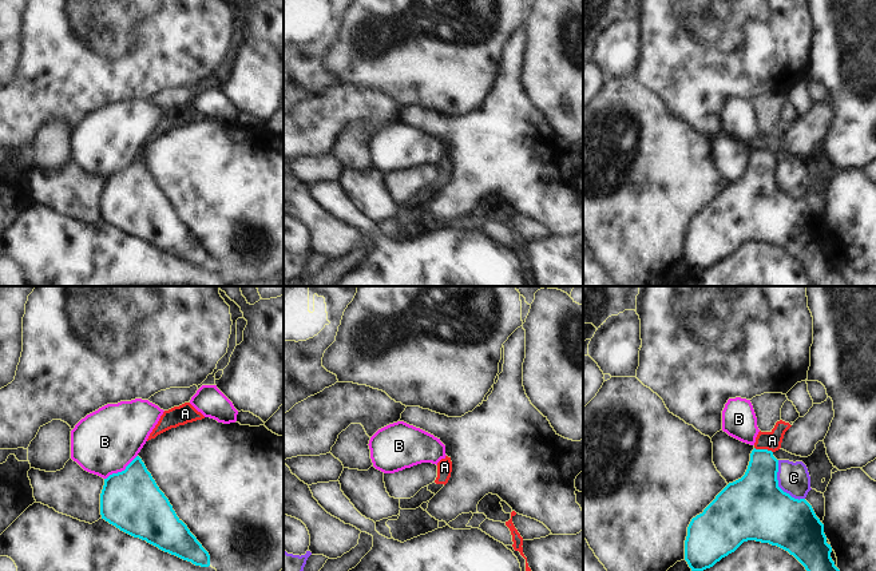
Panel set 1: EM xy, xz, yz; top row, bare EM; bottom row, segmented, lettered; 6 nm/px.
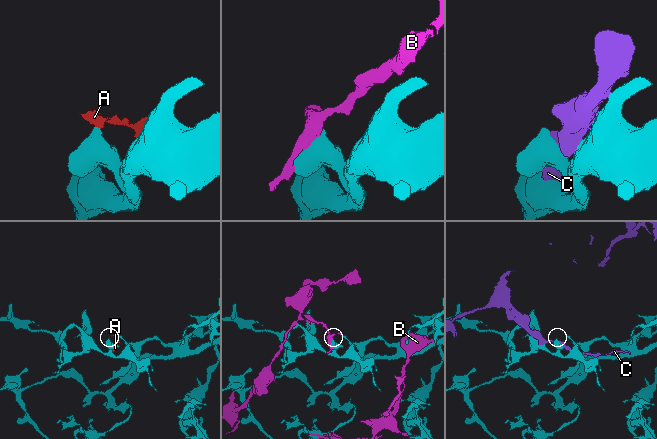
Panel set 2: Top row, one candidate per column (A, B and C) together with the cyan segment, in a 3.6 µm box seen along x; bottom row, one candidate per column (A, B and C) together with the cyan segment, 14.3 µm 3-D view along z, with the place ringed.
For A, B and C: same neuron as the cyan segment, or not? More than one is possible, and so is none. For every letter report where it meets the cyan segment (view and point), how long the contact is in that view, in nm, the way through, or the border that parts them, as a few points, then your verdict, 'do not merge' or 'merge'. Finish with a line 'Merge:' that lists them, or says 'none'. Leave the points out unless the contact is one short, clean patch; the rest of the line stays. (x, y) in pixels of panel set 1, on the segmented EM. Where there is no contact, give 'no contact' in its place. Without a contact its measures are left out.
A: contact yz (764, 449); length 120 nm; border yz (754, 447), (772, 452); do not merge
B: contact xy (122, 471); length 240 nm; do not merge
C: contact yz (777, 486); length 280 nm; do not merge
Merge: none

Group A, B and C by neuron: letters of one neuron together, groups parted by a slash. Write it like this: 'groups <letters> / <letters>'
groups A / B / C

